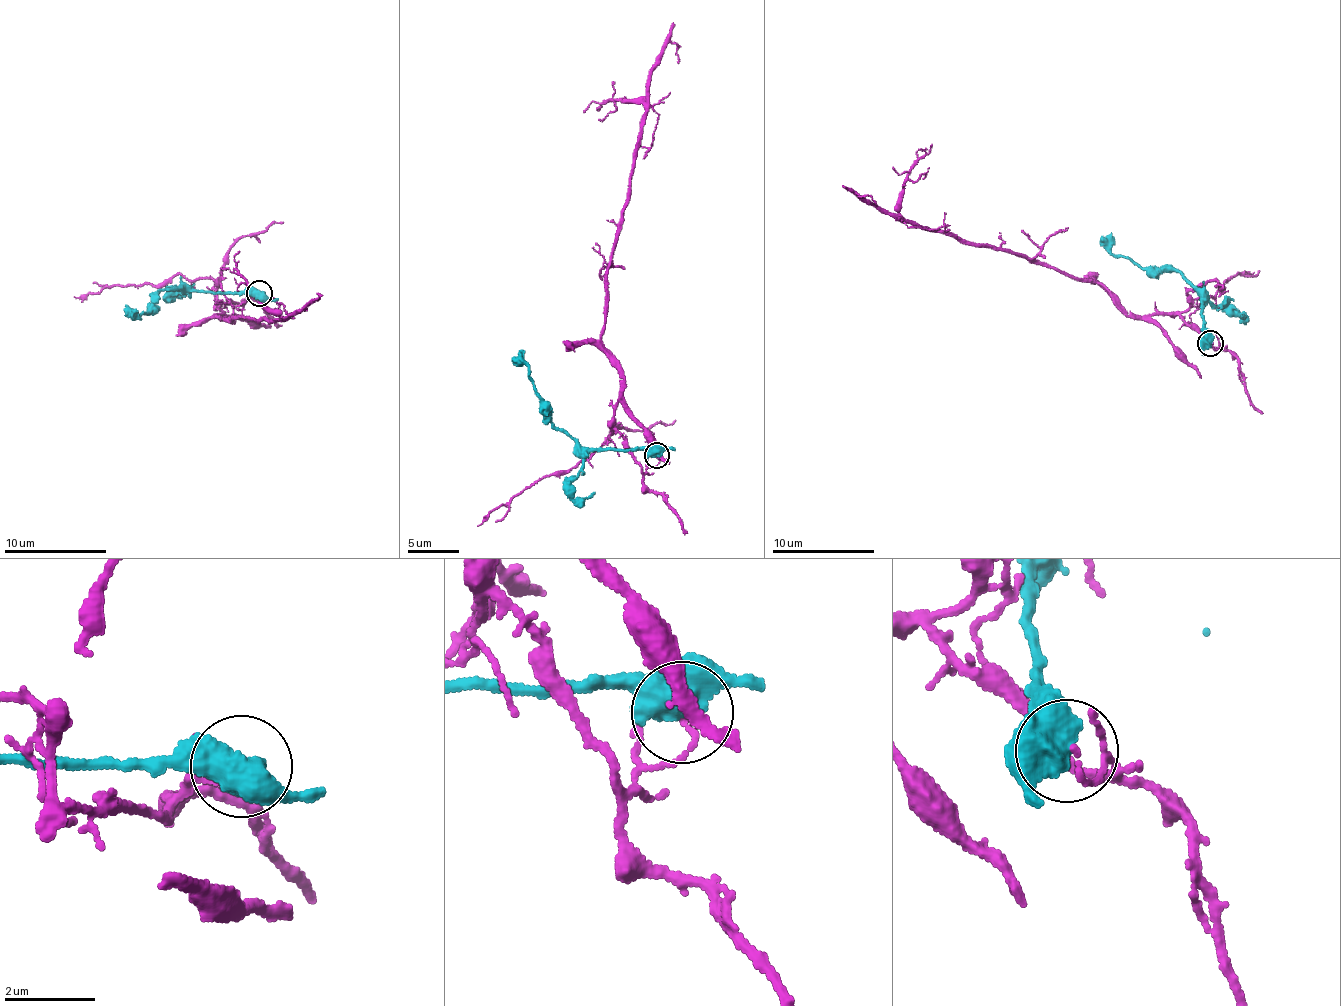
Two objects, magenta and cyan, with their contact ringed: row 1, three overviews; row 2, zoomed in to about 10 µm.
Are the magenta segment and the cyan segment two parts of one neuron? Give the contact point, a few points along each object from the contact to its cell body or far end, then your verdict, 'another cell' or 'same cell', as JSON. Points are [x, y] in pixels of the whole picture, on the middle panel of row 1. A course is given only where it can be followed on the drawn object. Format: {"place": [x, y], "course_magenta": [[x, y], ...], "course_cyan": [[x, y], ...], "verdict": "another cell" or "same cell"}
{"place": [656, 455], "course_magenta": [[657, 456], [643, 471], [613, 424], [620, 381], [600, 337], [645, 83], [668, 43], [678, 46], [676, 62]], "course_cyan": [[657, 456], [647, 456], [641, 449], [582, 450], [572, 436], [553, 426], [530, 372], [513, 359]], "verdict": "another cell"}

